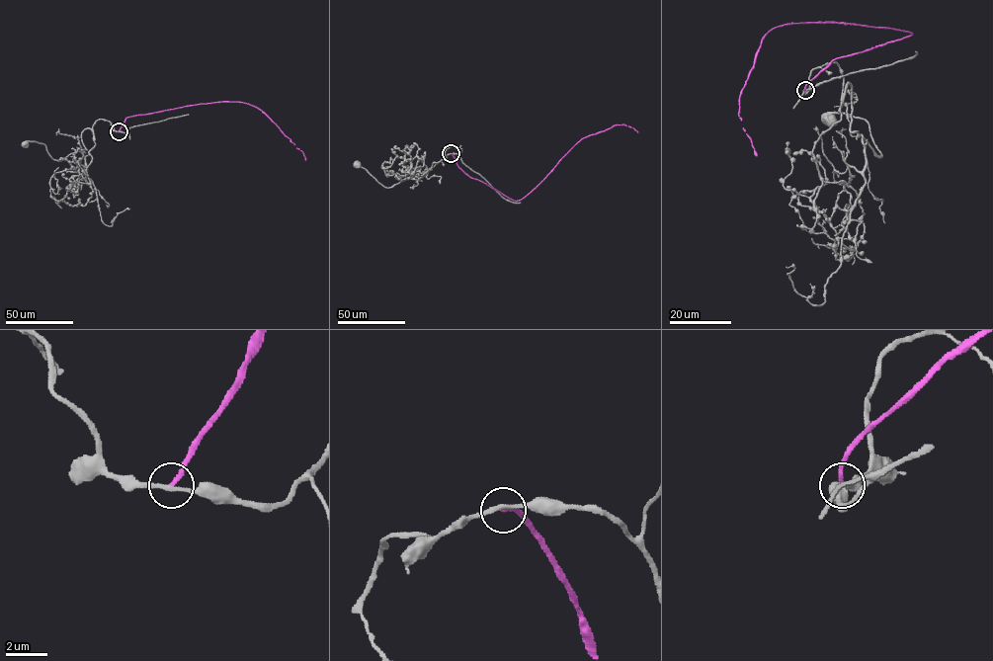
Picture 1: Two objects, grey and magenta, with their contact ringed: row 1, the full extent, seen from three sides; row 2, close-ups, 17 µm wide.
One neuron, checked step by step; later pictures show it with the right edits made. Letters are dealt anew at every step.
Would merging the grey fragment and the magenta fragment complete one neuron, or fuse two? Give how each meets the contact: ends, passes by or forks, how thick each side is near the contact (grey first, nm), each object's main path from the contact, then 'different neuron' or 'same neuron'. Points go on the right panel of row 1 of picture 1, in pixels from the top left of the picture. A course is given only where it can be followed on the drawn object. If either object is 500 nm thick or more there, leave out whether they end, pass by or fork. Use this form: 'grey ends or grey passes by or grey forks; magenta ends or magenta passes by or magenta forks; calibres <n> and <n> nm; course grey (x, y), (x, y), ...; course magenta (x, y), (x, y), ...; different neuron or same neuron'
grey passes by; magenta ends; calibres 220 and 220 nm; course grey (805, 90), (814, 68), (836, 63), (843, 93), (851, 87), (851, 132), (881, 155), (864, 120), (826, 122); course magenta (805, 90), (833, 60), (911, 33), (836, 22), (791, 23), (771, 30), (739, 97), (738, 114), (757, 156); different neuron

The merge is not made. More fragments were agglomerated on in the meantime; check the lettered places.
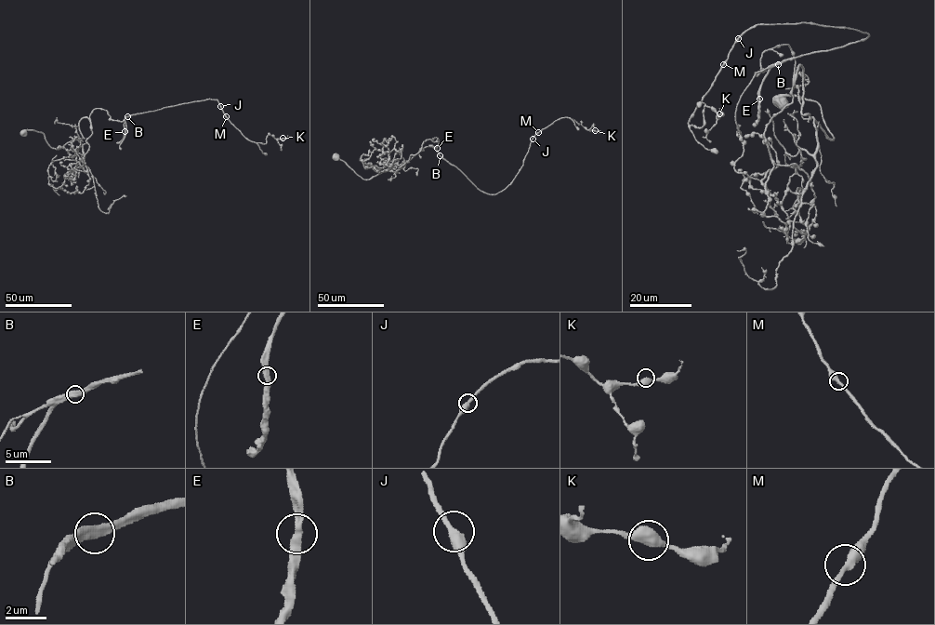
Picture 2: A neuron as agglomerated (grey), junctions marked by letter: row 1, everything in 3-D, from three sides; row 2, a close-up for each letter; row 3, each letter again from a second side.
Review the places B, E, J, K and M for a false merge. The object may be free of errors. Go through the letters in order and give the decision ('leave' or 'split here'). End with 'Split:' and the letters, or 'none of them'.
B: split here
E: leave
J: leave
K: leave
M: leave
Split: B

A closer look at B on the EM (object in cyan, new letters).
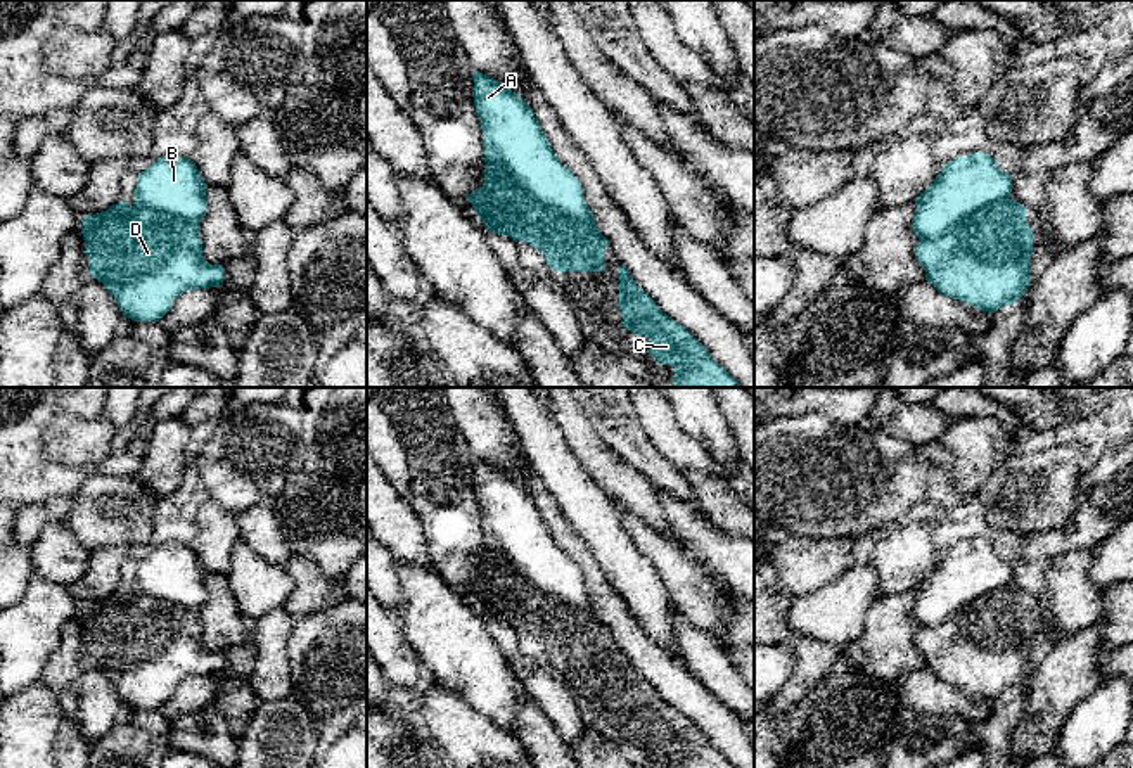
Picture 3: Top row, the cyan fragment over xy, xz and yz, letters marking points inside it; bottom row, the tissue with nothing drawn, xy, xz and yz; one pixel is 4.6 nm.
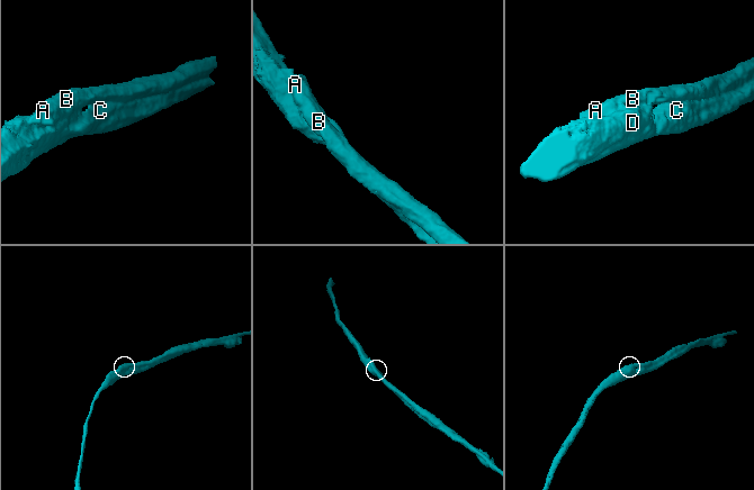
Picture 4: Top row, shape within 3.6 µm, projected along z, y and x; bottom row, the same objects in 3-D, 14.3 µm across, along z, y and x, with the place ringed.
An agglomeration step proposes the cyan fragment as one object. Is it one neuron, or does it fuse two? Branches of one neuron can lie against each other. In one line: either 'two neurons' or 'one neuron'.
two neurons

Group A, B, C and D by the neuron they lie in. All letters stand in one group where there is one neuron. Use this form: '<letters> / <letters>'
A B / C D

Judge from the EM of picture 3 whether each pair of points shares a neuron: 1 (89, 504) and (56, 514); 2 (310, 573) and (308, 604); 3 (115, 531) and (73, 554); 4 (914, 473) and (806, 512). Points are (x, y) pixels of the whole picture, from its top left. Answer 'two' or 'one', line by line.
1: two
2: one
3: two
4: one

